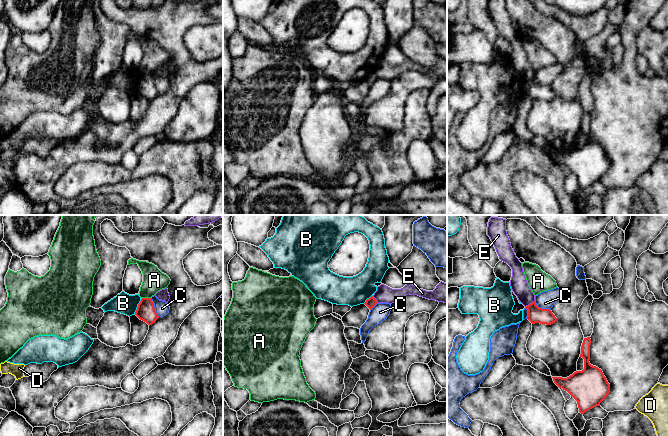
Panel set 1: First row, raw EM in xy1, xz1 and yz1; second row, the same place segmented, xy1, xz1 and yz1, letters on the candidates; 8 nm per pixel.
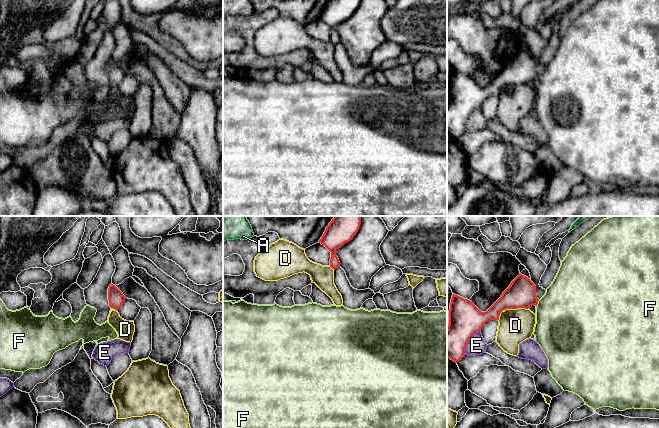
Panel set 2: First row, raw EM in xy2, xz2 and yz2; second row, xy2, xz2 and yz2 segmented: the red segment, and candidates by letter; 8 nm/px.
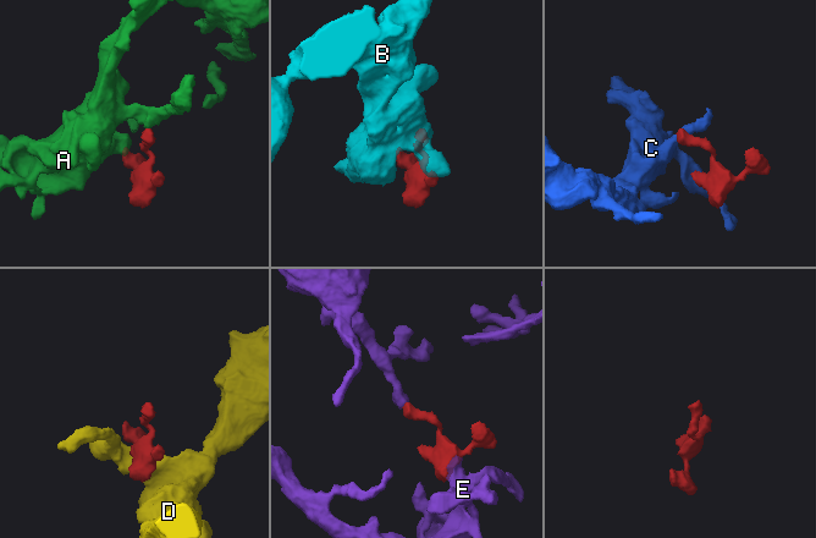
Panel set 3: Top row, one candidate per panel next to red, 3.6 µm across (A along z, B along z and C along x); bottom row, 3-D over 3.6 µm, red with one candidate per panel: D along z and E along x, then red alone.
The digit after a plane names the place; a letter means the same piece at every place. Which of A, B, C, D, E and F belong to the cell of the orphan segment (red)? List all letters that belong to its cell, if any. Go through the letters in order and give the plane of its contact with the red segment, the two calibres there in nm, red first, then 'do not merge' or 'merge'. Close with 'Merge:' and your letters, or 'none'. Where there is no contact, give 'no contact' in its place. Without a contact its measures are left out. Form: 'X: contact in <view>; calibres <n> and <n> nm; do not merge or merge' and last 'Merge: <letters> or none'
A: contact in xy1; calibres 150 and 180 nm; do not merge
B: contact in xy1; calibres 150 and 170 nm; do not merge
C: contact in xy1; calibres 150 and 120 nm; do not merge
D: contact in yz2; calibres 240 and 280 nm; do not merge
E: contact in yz2; calibres 280 and 150 nm; do not merge
F: contact in yz2; calibres 240 and 480 nm; merge
Merge: F

